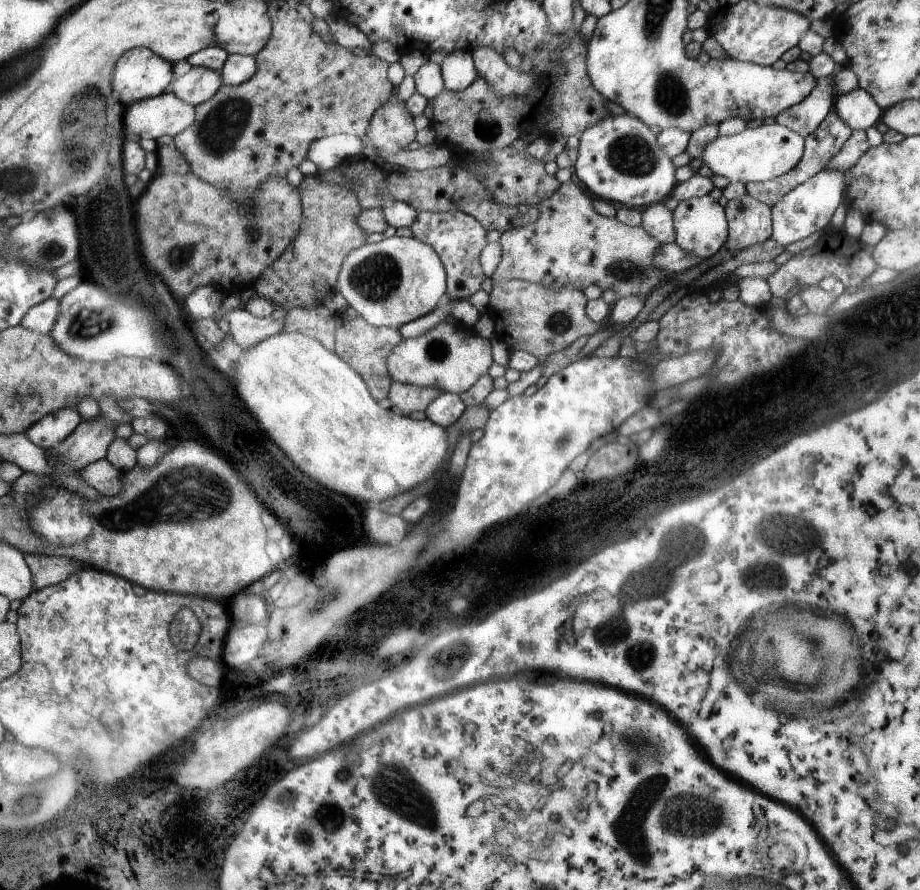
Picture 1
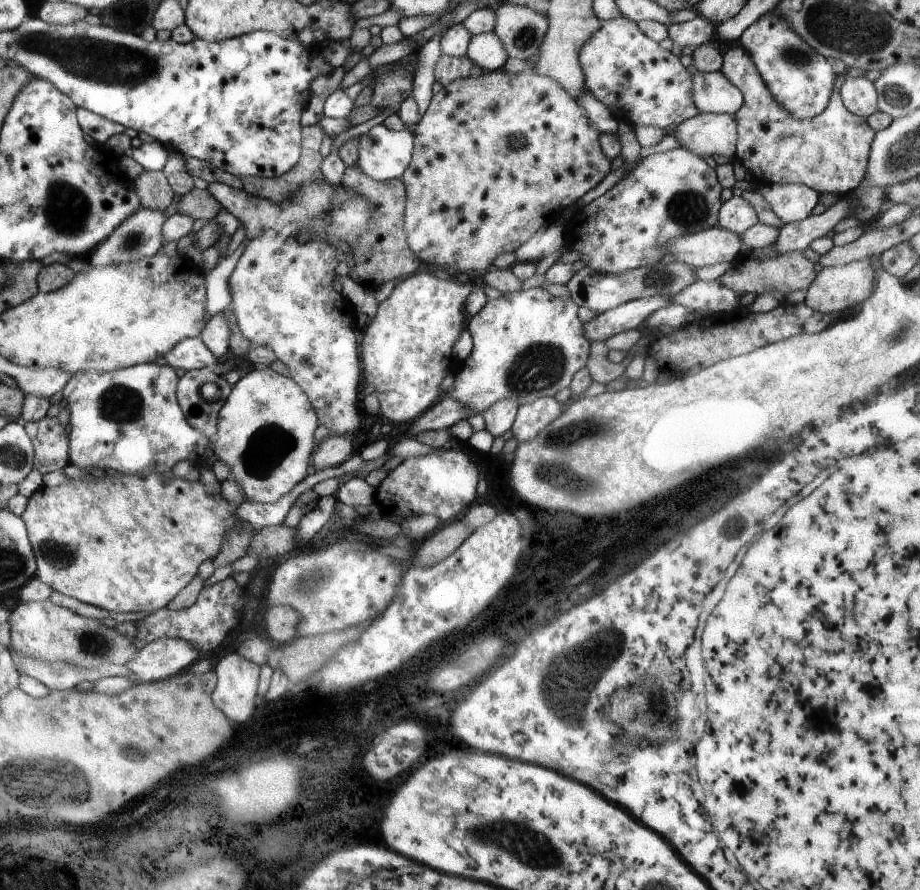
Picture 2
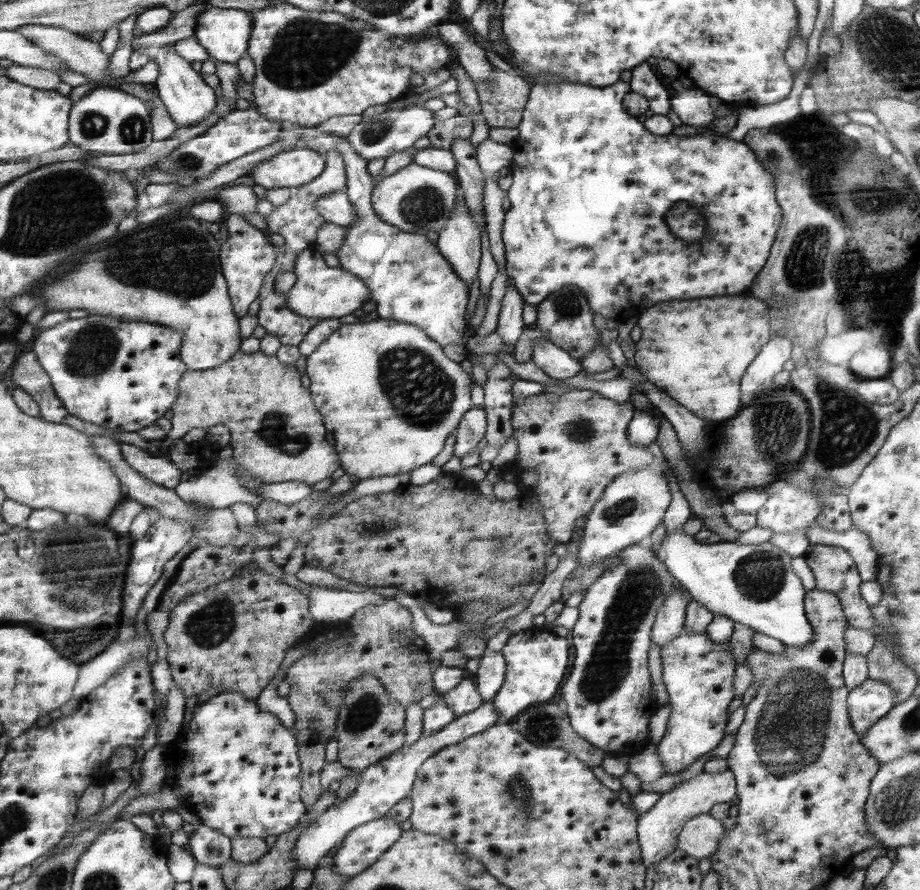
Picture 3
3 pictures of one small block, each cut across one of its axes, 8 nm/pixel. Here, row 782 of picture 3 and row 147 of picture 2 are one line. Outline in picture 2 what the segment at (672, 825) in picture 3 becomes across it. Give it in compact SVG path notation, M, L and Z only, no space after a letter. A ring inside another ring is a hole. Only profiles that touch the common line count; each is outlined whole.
M698 113L676 126L676 139L682 149L711 158L712 154L734 161L737 122L733 114Z

